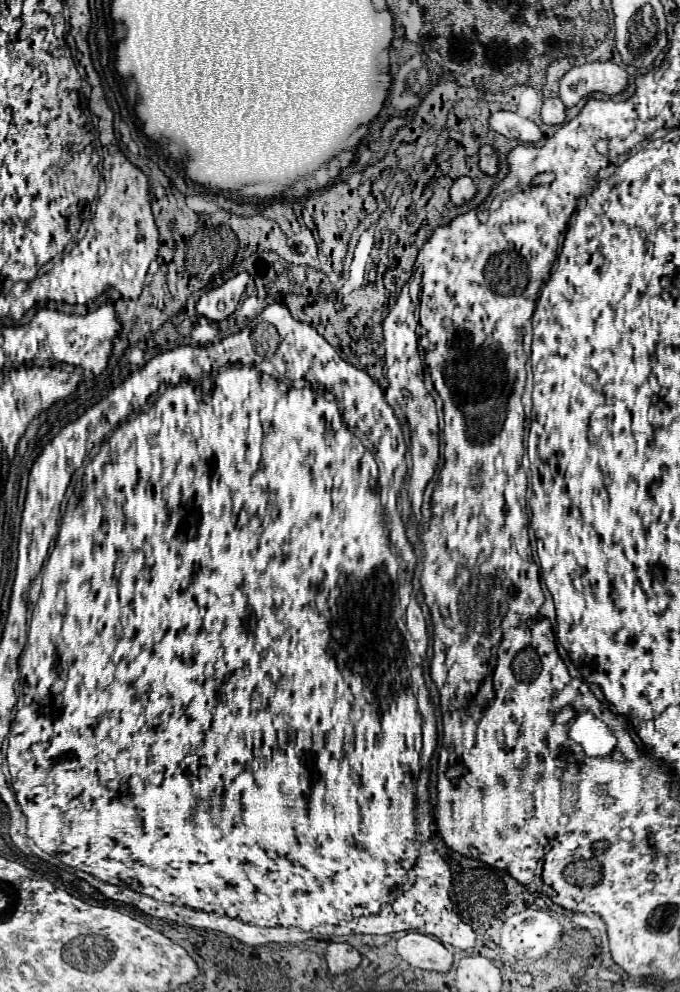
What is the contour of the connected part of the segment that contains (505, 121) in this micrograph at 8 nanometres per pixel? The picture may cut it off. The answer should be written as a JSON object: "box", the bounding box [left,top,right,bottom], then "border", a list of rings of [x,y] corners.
{"box":[489,111,543,143],"border":[[[511,111],[493,113],[489,117],[489,127],[495,133],[505,135],[507,139],[517,139],[521,143],[537,143],[543,137],[539,127],[533,121],[523,119],[517,113],[511,113]]]}

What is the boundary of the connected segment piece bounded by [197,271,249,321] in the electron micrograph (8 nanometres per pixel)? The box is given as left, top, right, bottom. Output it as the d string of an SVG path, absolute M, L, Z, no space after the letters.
M243 271L235 277L231 277L229 281L225 281L221 287L215 287L209 293L201 295L201 299L197 301L197 313L207 317L209 321L227 319L235 311L241 295L247 287L247 281L249 281L249 275Z

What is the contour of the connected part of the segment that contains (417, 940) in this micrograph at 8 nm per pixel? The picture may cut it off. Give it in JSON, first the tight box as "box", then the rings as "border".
{"box":[397,933,453,973],"border":[[[407,933],[397,941],[397,953],[413,967],[447,973],[453,963],[453,953],[441,941],[423,933]]]}

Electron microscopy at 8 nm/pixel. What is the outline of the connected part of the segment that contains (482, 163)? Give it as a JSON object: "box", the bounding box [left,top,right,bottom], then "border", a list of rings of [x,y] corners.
{"box":[479,145,497,175],"border":[[[481,145],[479,149],[479,169],[487,175],[497,173],[497,155],[491,145]]]}

